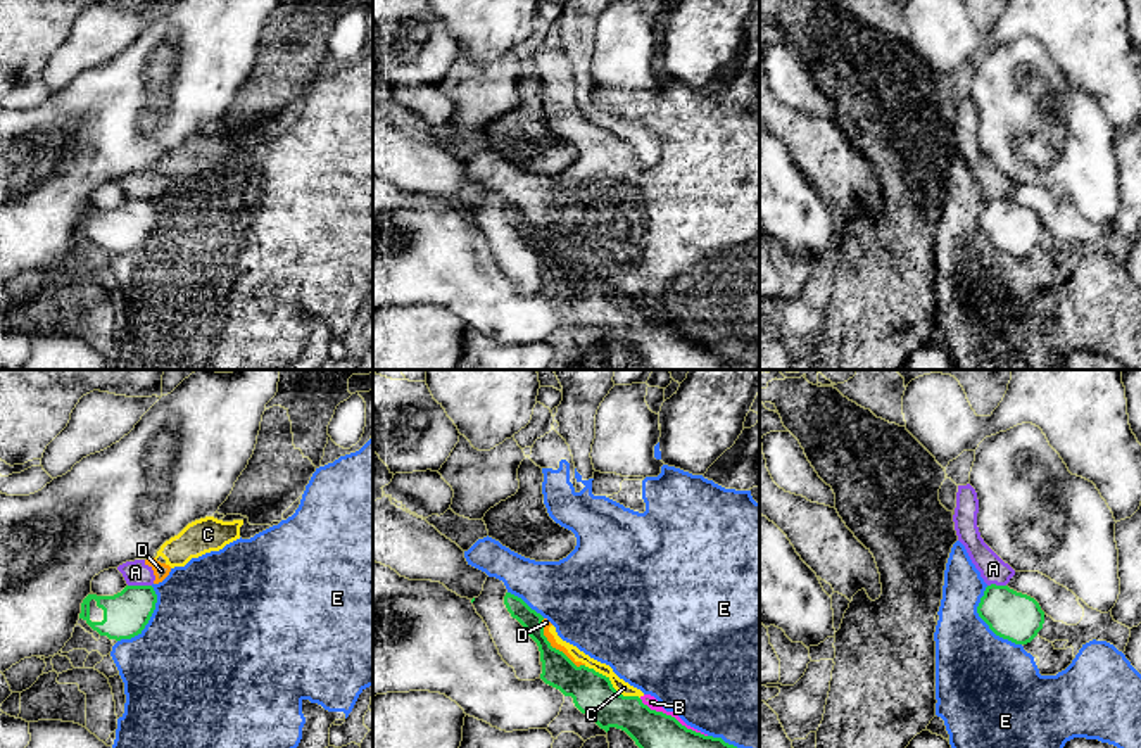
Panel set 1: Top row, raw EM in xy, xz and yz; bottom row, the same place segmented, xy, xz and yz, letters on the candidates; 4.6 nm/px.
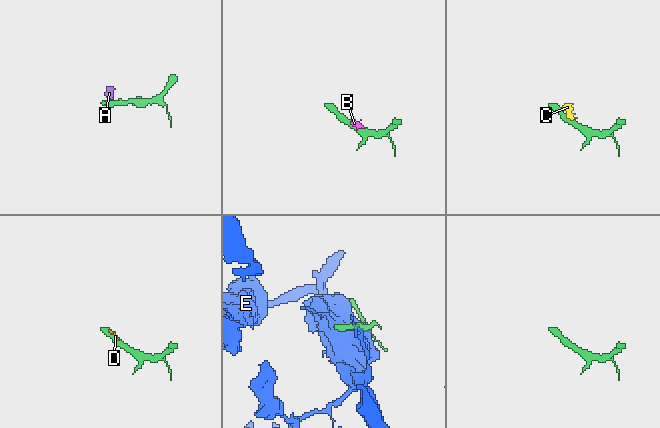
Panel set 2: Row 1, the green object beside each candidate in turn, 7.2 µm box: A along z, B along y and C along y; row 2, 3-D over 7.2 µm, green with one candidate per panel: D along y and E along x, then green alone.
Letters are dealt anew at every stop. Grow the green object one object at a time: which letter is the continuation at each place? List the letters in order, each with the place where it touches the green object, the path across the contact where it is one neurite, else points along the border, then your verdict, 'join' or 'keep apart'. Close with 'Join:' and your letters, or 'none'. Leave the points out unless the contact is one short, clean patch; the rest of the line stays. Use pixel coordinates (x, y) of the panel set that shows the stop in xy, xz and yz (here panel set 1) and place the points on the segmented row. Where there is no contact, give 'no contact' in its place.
A: xy (140, 586) | keep apart
B: xz (674, 717) | keep apart
C: xz (611, 684) | keep apart
D: xz (554, 648) | along xz (542, 619), (546, 640), (577, 665), (584, 665) | keep apart
E: yz (984, 621) | keep apart
Join: none

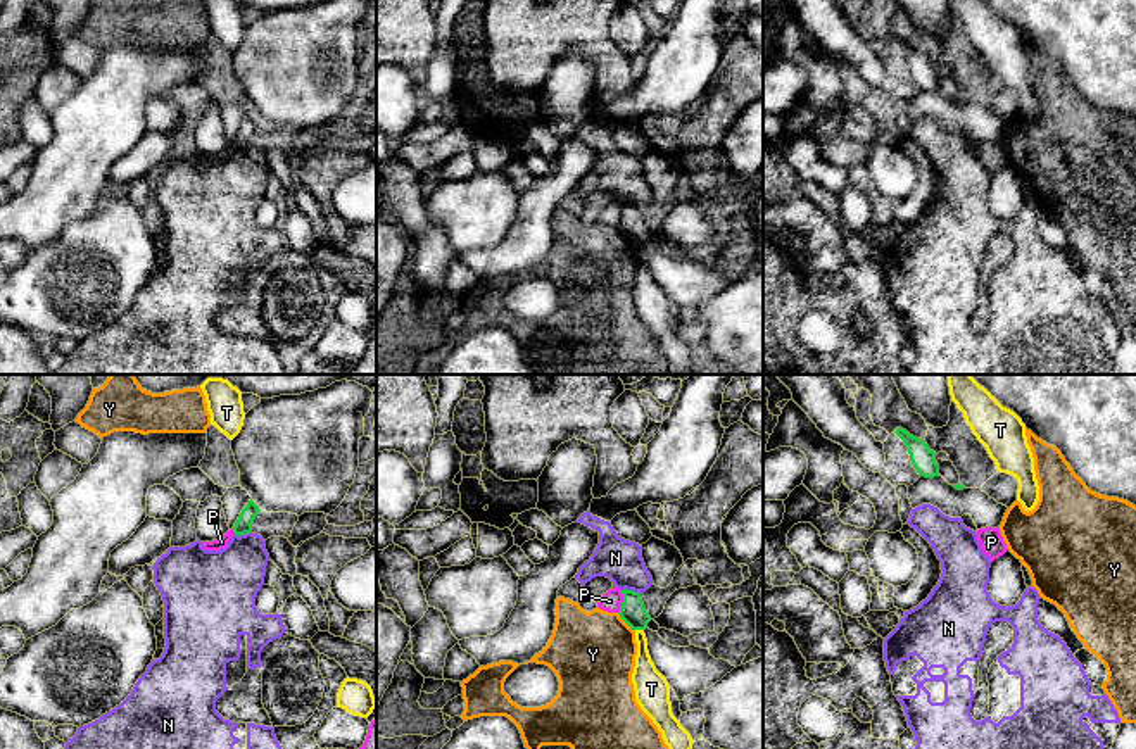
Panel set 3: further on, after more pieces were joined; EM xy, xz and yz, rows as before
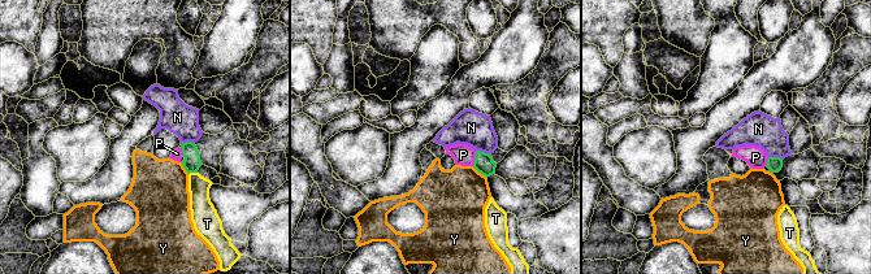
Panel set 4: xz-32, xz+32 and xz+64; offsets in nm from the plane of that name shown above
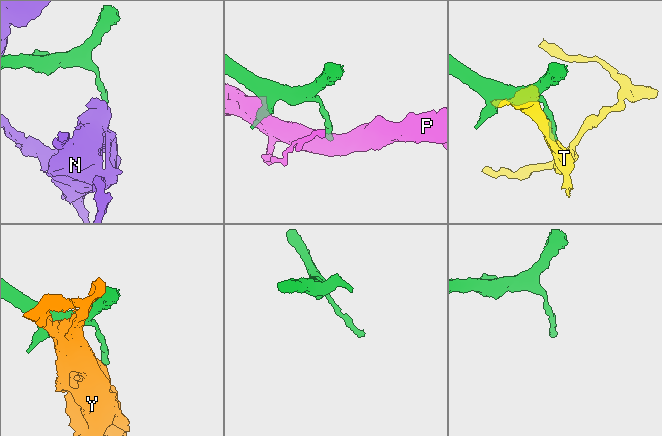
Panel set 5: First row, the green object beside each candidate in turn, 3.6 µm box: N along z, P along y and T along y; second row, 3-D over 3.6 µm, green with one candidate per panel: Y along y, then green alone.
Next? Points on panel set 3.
N: xy (242, 534) | keep apart
P: xz (622, 603) | along xz (622, 591), (618, 613) | keep apart
T: xz (639, 629) | along xz (636, 629), (643, 630) | keep apart
Y: xz (625, 622) | keep apart
Join: none

